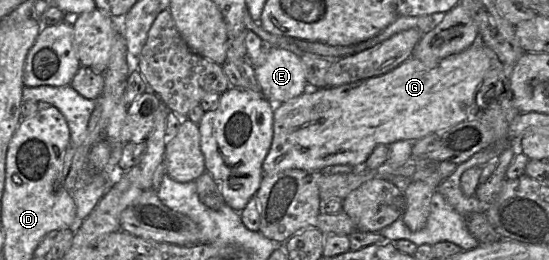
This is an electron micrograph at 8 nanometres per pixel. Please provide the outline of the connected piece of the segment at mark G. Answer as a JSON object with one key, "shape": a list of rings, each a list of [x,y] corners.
{"shape":[[[473,44],[459,53],[432,61],[420,61],[411,56],[385,74],[349,84],[325,88],[309,86],[309,91],[274,106],[273,139],[262,164],[263,175],[274,175],[288,169],[322,171],[332,165],[361,168],[379,144],[417,141],[476,118],[476,93],[496,57],[496,53],[485,44]]]}

